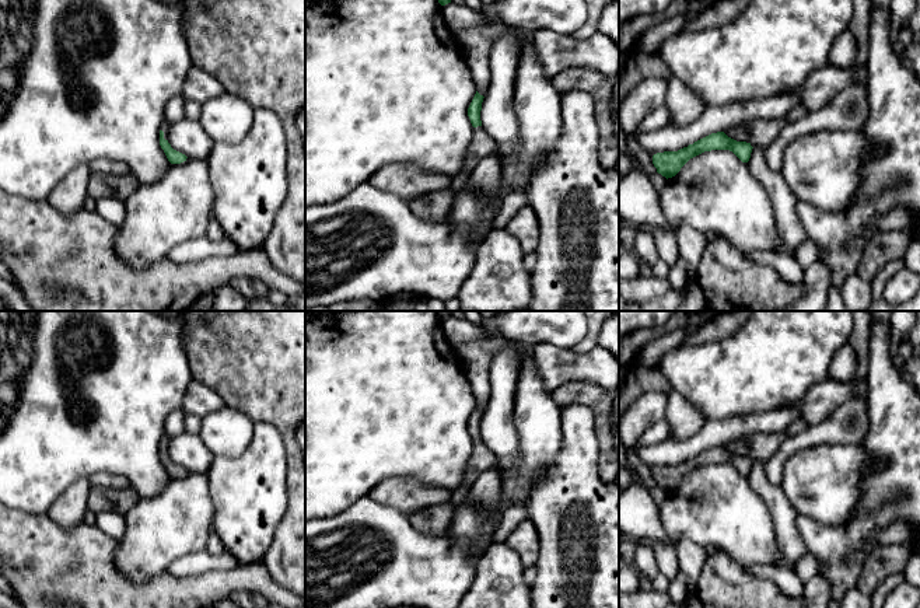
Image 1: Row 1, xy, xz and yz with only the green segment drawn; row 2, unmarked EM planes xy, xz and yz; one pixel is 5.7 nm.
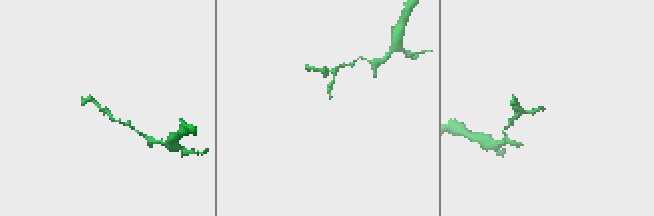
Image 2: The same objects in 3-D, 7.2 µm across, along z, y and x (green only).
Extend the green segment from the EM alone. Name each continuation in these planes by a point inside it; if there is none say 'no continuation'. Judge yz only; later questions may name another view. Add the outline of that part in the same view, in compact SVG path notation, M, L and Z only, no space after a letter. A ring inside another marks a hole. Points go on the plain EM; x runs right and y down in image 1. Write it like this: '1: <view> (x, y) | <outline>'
1: yz (762, 447) | M781 433L773 434L753 434L744 437L751 450L752 461L769 461L779 450L779 447L788 438L788 436Z

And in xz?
1: xz (482, 458) | M482 440L473 441L473 452L468 461L464 478L459 486L451 492L449 500L455 509L468 497L471 488L479 475L486 469L494 468L496 462L496 455L485 445Z

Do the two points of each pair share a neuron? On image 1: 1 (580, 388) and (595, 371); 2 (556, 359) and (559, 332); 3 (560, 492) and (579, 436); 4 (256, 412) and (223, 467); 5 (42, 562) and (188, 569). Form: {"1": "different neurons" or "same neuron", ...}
{"1": "different neurons", "2": "different neurons", "3": "same neuron", "4": "different neurons", "5": "different neurons"}

